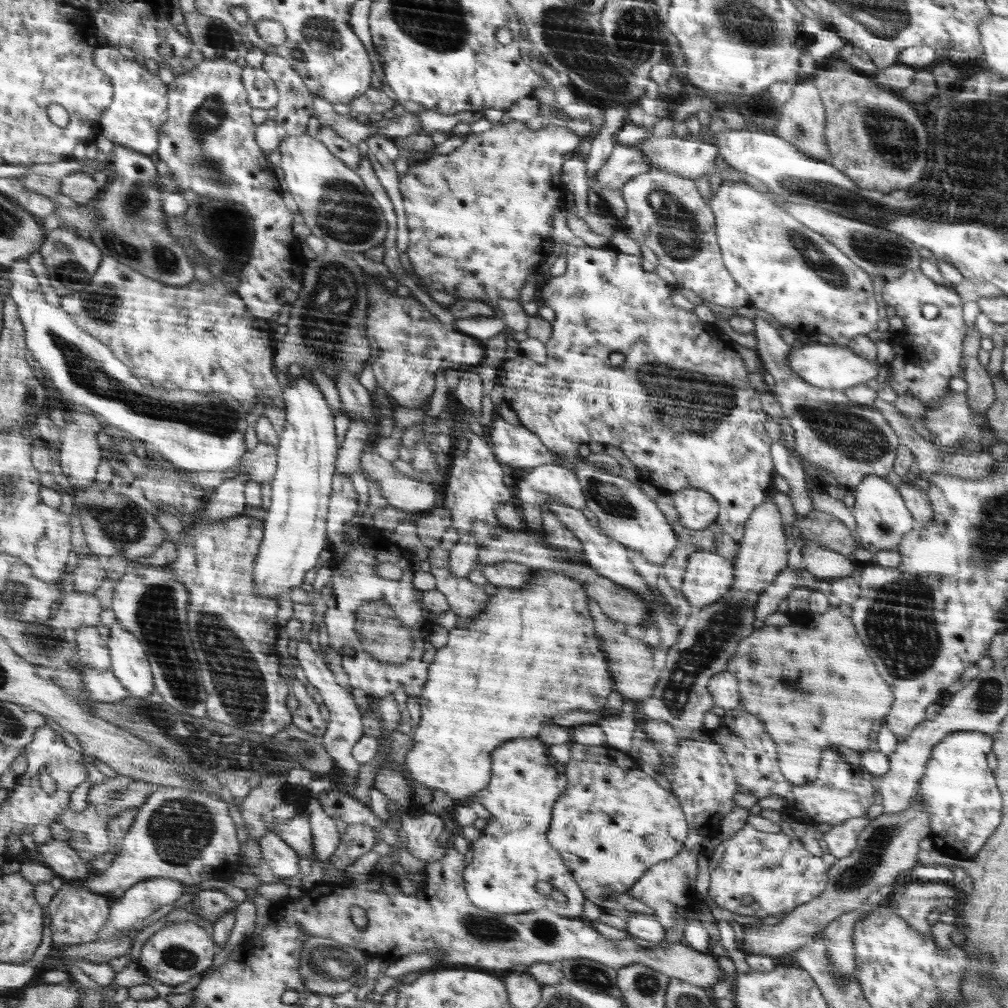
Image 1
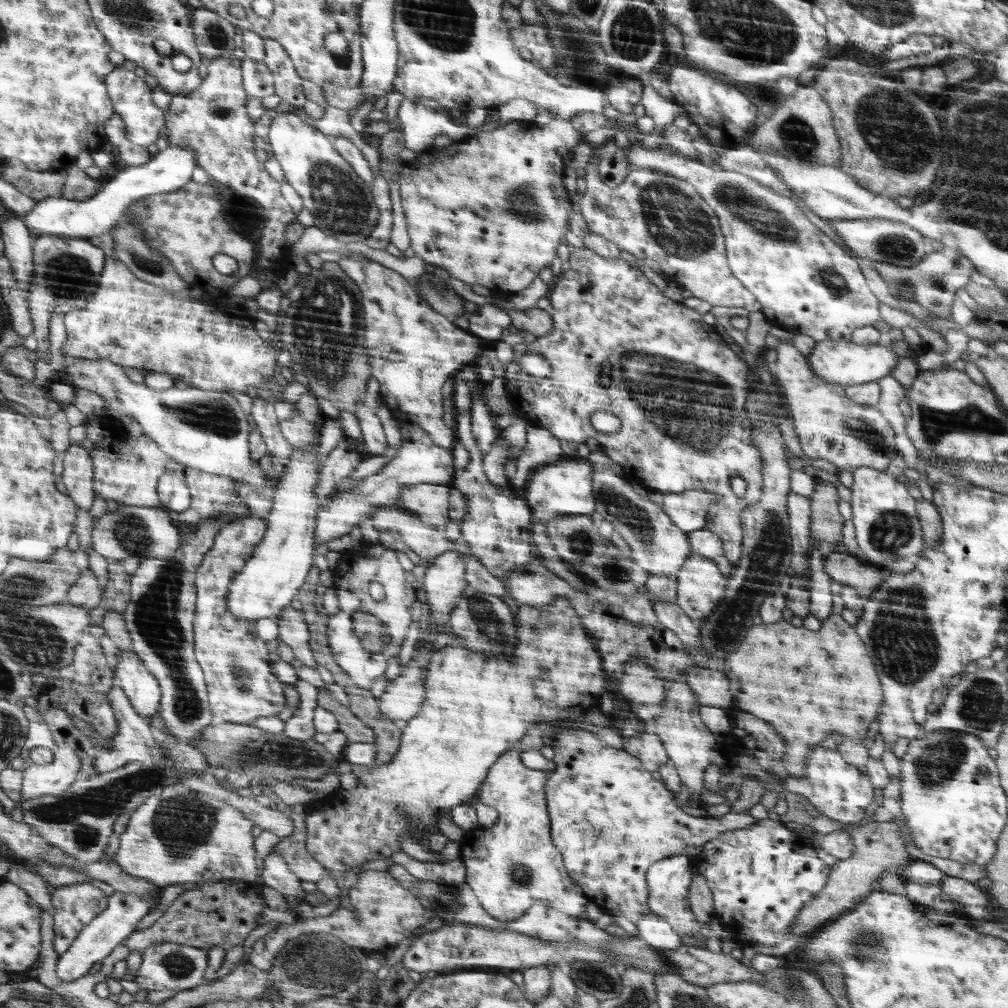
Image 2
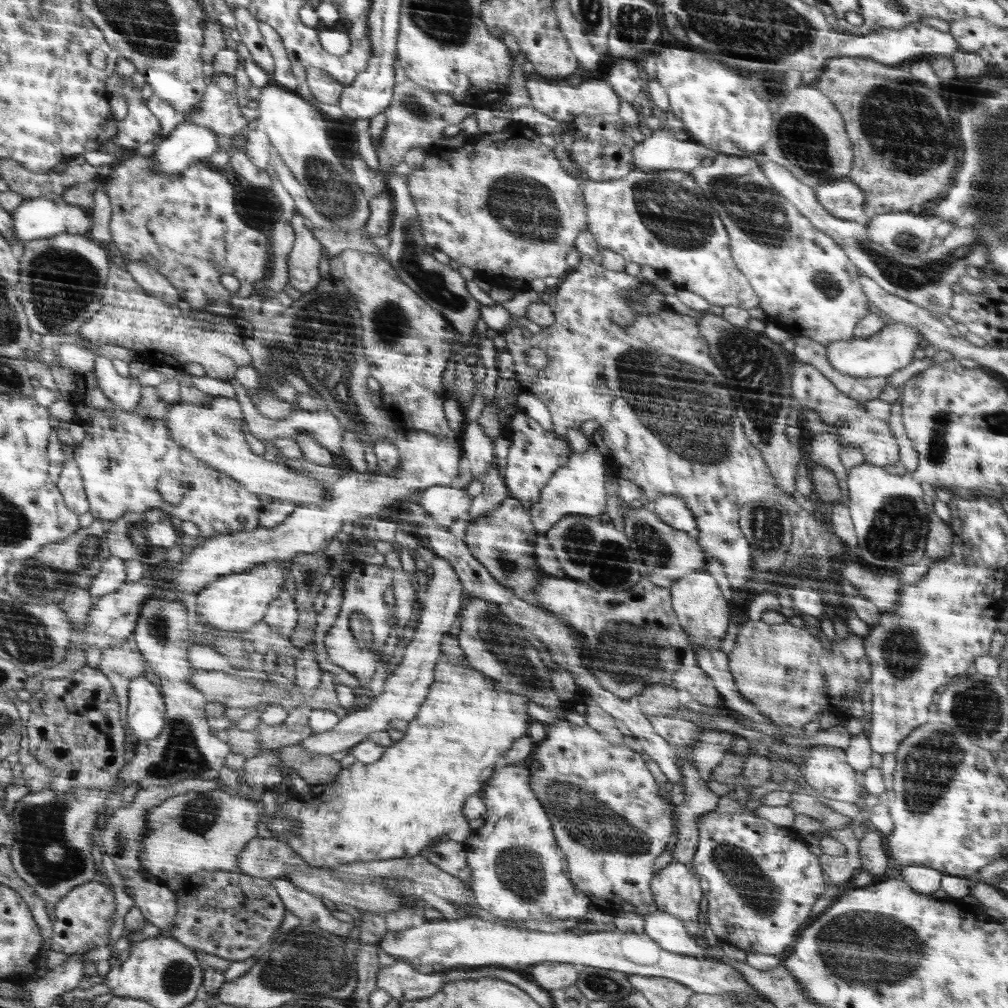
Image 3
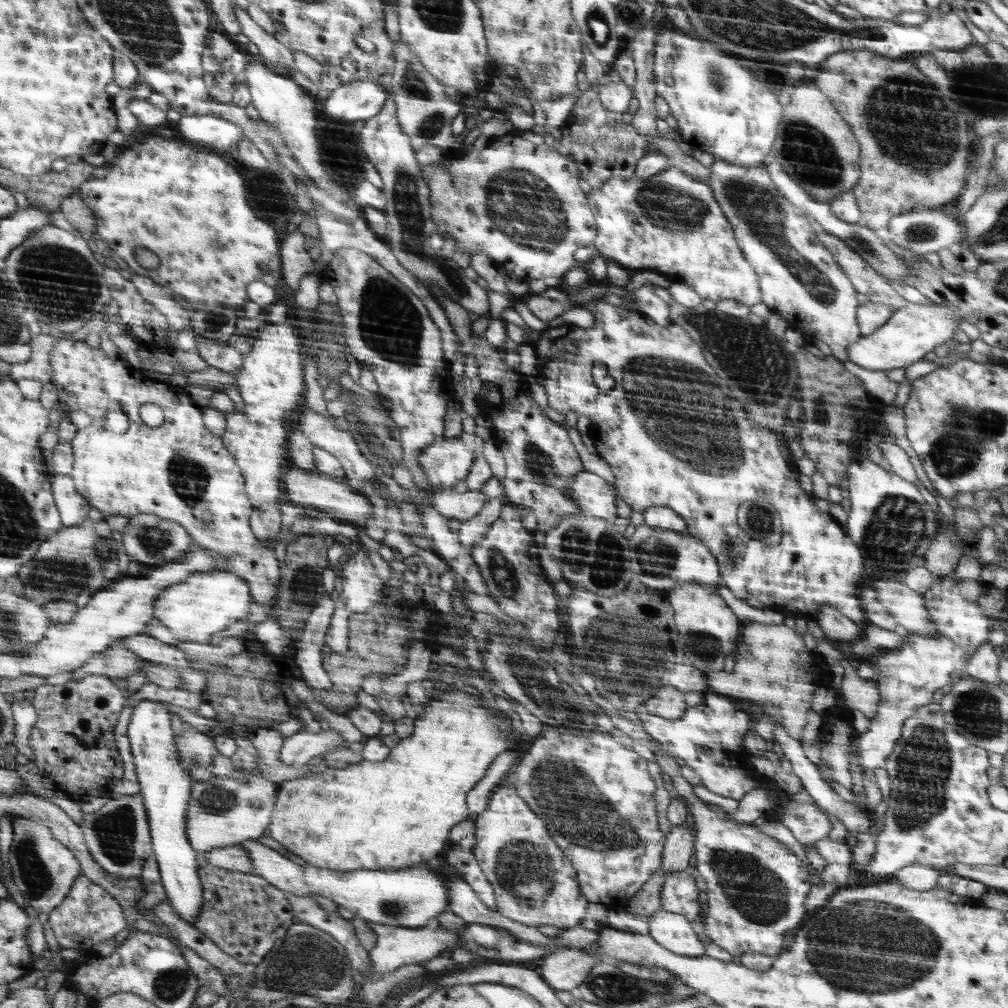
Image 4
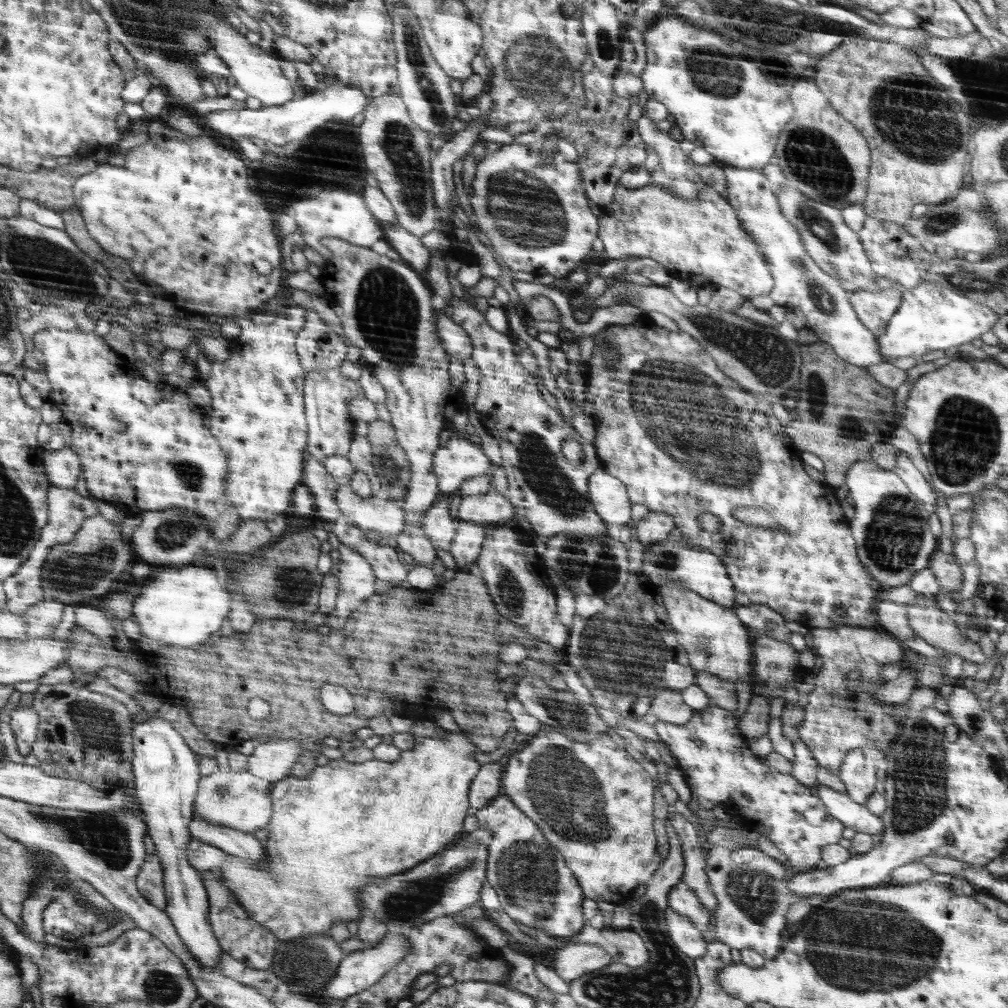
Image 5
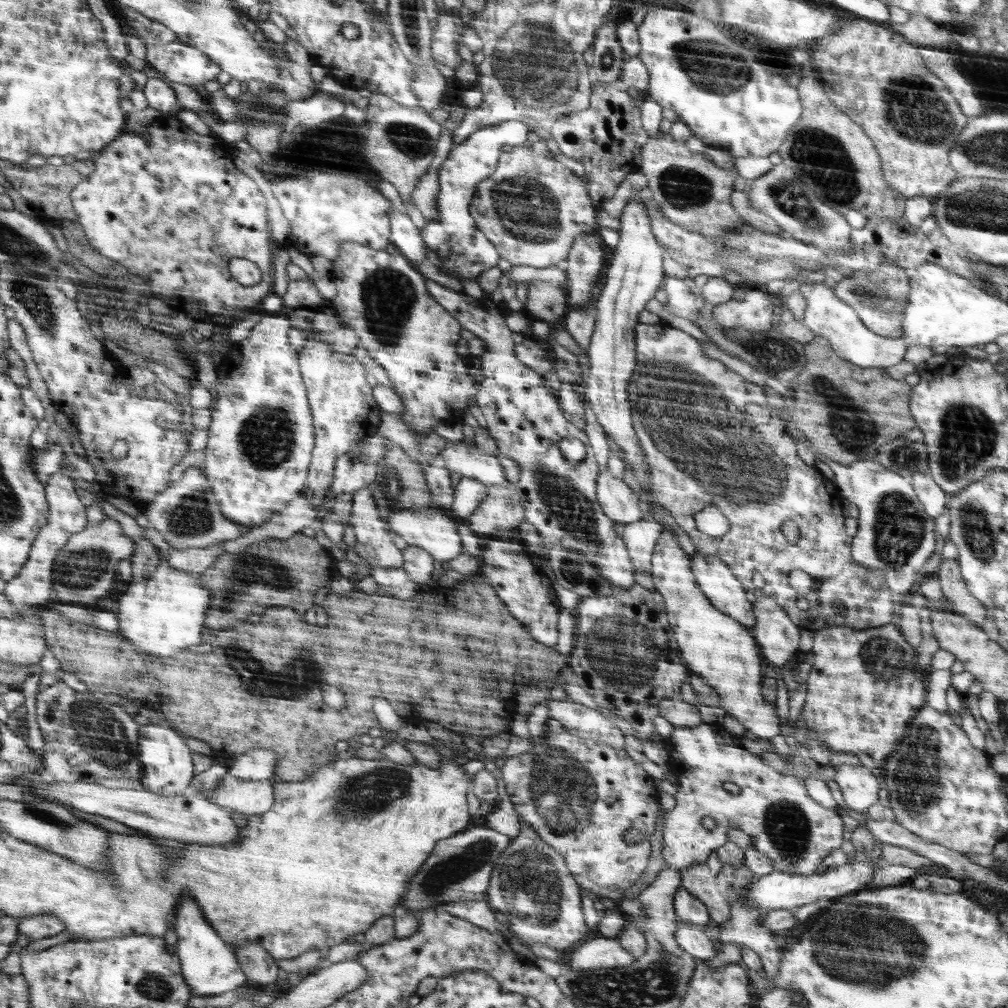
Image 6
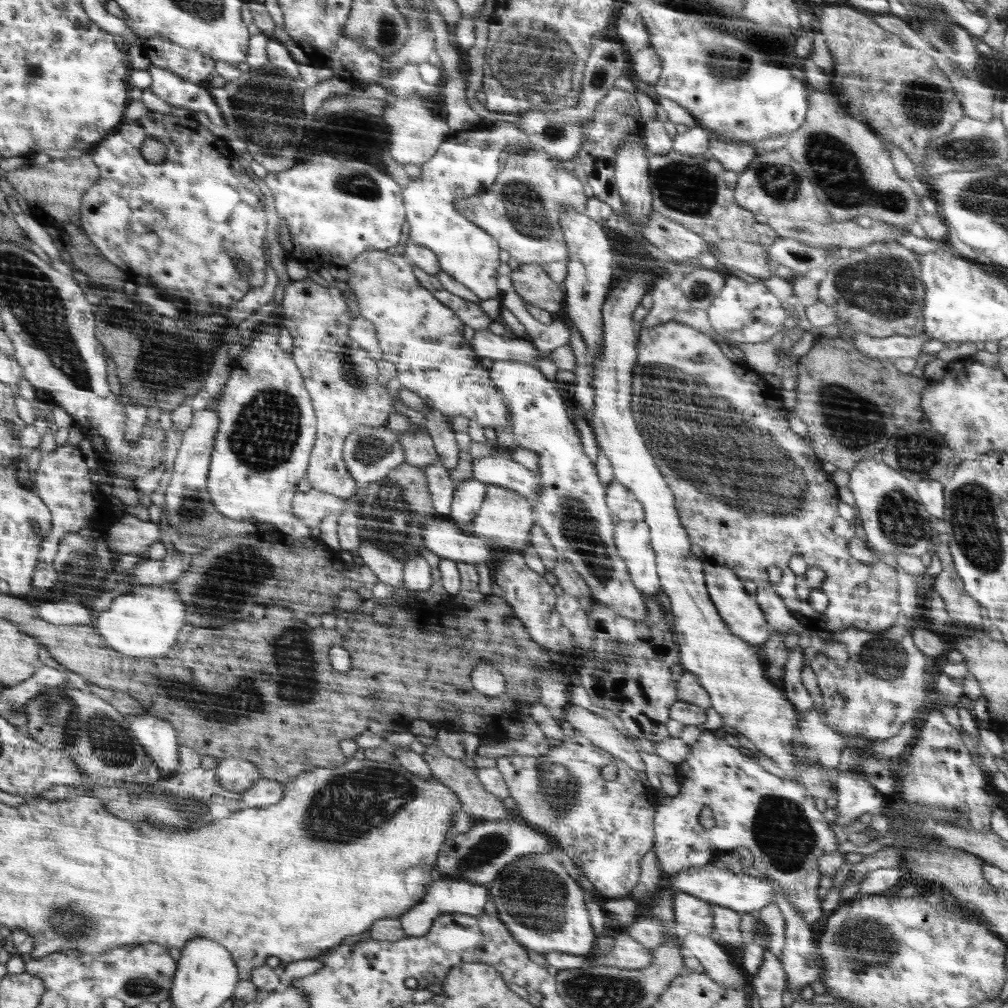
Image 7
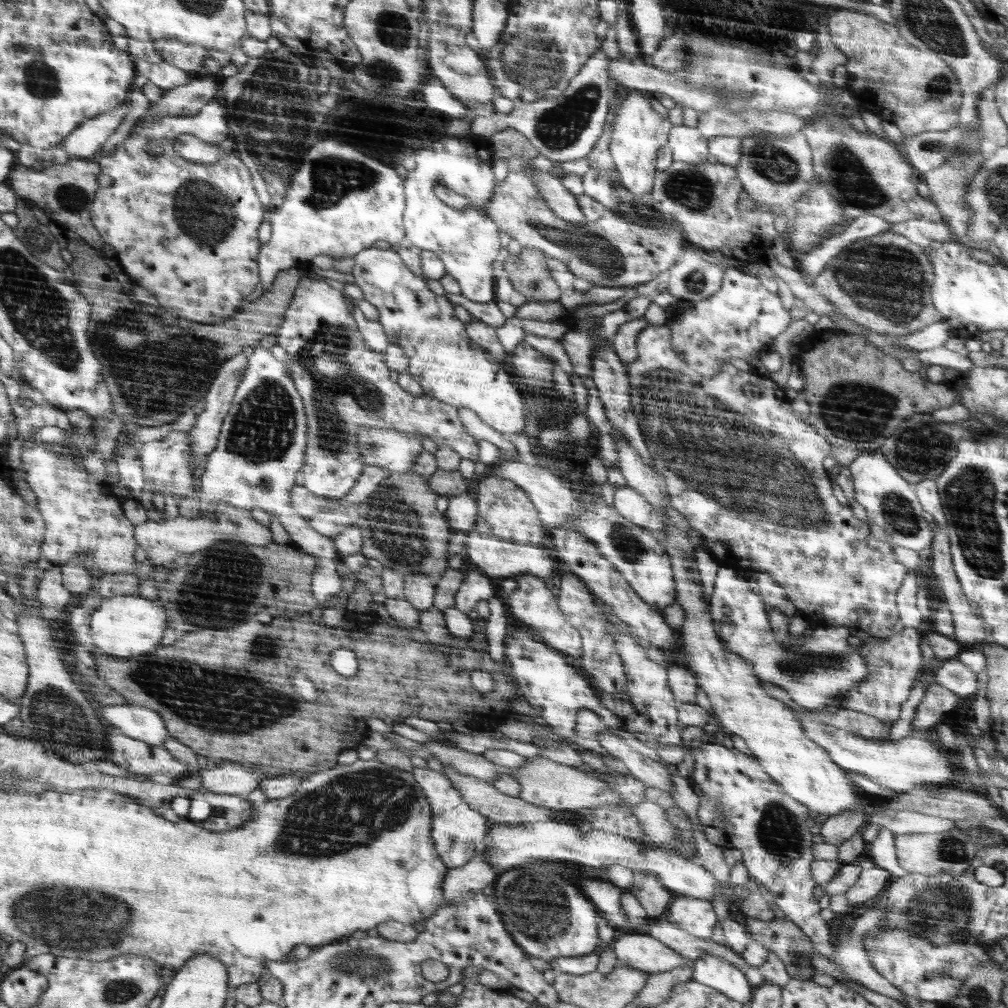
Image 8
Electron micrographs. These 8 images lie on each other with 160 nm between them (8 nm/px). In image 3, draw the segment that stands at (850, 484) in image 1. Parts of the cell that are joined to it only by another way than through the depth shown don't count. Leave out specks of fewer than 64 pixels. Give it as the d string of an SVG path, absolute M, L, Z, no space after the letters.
M792 357L791 364L792 396L797 404L806 406L818 413L820 420L830 424L830 434L840 434L841 448L861 448L864 462L874 466L888 466L899 461L898 443L887 420L876 418L866 411L864 404L842 394L817 368Z

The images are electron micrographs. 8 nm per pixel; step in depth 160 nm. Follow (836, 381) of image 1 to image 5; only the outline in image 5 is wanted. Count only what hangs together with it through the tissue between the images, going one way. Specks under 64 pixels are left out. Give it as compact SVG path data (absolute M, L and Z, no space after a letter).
M922 281L916 288L907 289L902 293L902 302L898 310L888 321L885 331L877 337L878 347L883 360L895 363L901 356L920 356L935 350L947 352L953 347L970 343L974 339L981 338L986 332L990 332L996 323L996 313L985 304L968 300L962 296L962 293L957 292L957 289L946 288L934 281Z

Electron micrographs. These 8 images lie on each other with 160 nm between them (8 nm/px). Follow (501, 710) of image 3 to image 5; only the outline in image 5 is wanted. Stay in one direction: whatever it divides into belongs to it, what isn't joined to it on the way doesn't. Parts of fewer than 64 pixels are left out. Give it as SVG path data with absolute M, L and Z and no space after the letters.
M463 730L463 732L465 735L448 731L439 737L416 737L414 748L402 751L396 762L373 759L364 763L350 763L341 758L330 760L326 766L318 767L308 776L288 776L278 781L272 790L273 817L268 827L265 828L268 830L267 840L263 841L268 853L267 864L261 868L253 868L249 863L241 862L239 857L227 854L222 866L217 869L221 874L221 879L235 894L239 905L246 910L249 917L266 927L277 940L308 939L313 938L314 935L326 935L333 922L340 920L340 922L347 923L351 920L360 920L365 912L358 896L364 891L364 888L368 887L370 883L379 883L380 879L389 878L390 875L400 875L402 871L410 871L417 864L432 859L434 855L445 851L446 846L458 836L458 832L462 832L462 822L468 816L466 812L470 808L468 806L470 784L481 767L474 760L475 742L467 735L467 731Z

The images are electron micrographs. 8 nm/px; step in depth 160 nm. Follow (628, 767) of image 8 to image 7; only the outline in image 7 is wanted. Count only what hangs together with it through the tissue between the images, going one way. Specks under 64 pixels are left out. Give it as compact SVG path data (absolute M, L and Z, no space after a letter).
M574 706L567 712L565 722L574 727L580 735L586 736L598 749L612 754L614 758L622 760L633 769L645 772L645 765L638 749L606 718L580 706Z

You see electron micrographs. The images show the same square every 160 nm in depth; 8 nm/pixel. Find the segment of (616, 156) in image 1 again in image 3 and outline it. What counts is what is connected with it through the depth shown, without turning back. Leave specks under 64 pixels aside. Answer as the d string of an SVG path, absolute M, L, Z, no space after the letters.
M720 153L710 166L699 165L690 173L700 185L713 211L722 220L729 235L732 261L758 294L759 307L765 311L769 321L778 324L795 338L807 334L811 340L824 346L854 339L853 332L858 321L869 313L869 300L858 280L859 271L846 258L844 250L834 240L830 240L830 236L816 230L806 216L802 216L770 186L756 159Z

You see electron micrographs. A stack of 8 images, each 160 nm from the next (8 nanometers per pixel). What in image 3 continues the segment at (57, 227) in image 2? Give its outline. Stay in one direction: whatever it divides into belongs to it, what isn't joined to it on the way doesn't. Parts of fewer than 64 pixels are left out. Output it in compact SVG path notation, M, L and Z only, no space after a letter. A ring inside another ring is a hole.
M181 121L166 139L157 143L157 168L163 174L175 174L186 170L193 162L207 159L218 151L217 136L207 126ZM46 198L24 200L12 213L14 234L26 243L60 233L85 235L92 228L93 216L63 201Z

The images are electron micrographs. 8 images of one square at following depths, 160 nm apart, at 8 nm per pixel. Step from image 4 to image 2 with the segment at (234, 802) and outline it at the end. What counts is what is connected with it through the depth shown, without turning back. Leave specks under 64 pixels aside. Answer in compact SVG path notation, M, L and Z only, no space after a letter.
M184 784L164 787L156 796L150 796L132 814L128 827L120 835L119 850L113 860L122 872L130 876L145 878L164 888L171 884L185 882L218 882L224 879L242 879L253 883L262 883L258 878L254 839L250 830L253 822L246 818L240 808L234 808L221 797L211 797L190 790Z

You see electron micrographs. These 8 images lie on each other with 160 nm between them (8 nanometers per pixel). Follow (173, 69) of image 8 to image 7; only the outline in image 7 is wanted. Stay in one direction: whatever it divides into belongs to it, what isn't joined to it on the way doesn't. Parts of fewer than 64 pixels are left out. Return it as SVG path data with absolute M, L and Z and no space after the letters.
M150 66L145 70L148 70L148 74L152 78L150 90L158 98L172 106L184 106L188 110L192 108L194 112L204 112L214 126L222 126L220 110L214 104L214 100L210 102L210 94L204 88L200 88L198 84L192 84L188 80L182 80L182 78L174 76L170 70L164 70L158 66Z

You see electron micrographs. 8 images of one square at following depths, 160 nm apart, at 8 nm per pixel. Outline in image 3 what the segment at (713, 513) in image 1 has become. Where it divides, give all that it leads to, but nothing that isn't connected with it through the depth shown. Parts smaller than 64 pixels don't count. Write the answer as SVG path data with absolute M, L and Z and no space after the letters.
M664 495L652 502L651 507L666 524L694 534L697 522L684 500L676 495Z

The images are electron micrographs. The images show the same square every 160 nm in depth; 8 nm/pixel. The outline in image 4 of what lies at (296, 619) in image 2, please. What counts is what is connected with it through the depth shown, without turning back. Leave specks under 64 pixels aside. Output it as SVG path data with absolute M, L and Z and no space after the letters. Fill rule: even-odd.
M60 338L52 347L49 356L54 369L58 402L68 405L67 417L77 426L75 437L70 442L74 457L70 475L75 490L87 500L89 506L94 506L104 517L115 514L133 517L148 513L184 525L191 533L195 547L210 549L226 557L226 571L247 580L254 600L270 618L275 606L275 594L281 582L281 563L276 559L274 551L265 548L254 536L249 523L254 504L245 492L245 477L236 457L225 447L220 437L213 436L209 431L204 421L203 408L194 404L183 387L151 379L130 363L108 357L102 348L92 349L88 341L74 342ZM143 404L157 404L162 408L162 426L148 428L140 420L139 408ZM110 408L122 410L128 416L126 432L114 434L104 428L104 420Z

